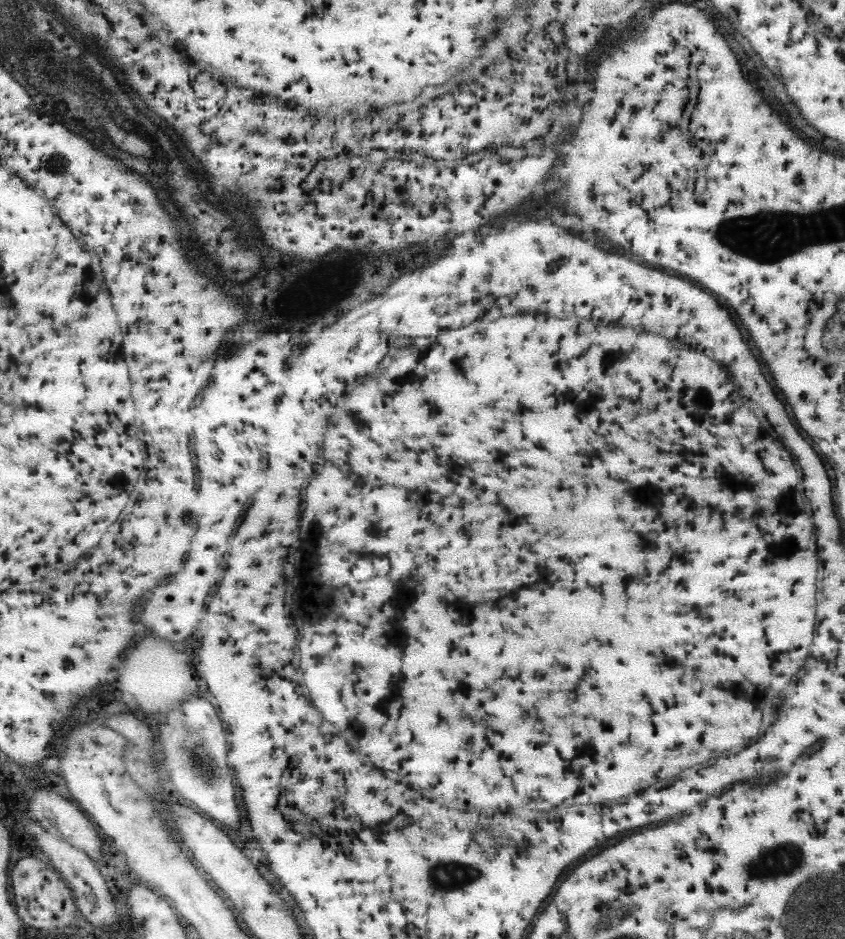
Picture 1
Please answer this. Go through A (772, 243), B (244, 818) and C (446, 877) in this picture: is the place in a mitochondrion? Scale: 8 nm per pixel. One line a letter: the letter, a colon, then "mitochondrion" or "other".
A: mitochondrion
B: other
C: mitochondrion

